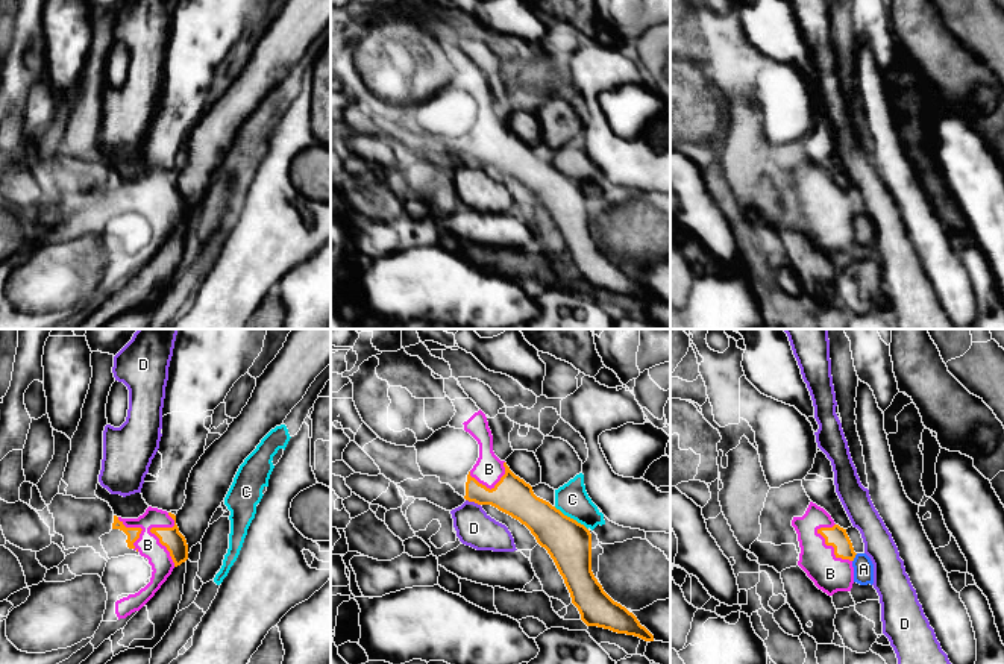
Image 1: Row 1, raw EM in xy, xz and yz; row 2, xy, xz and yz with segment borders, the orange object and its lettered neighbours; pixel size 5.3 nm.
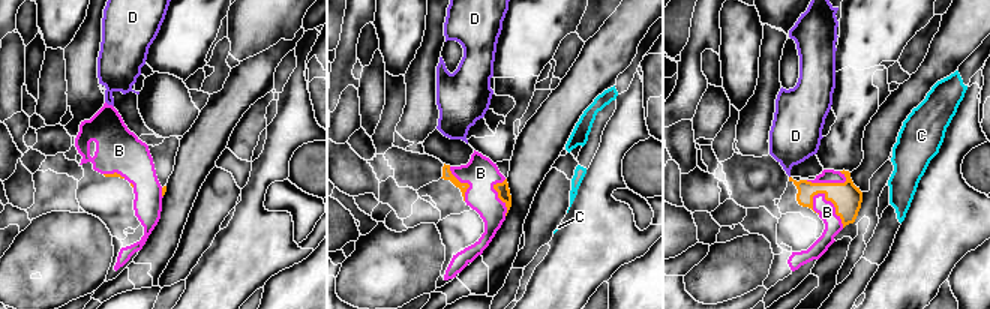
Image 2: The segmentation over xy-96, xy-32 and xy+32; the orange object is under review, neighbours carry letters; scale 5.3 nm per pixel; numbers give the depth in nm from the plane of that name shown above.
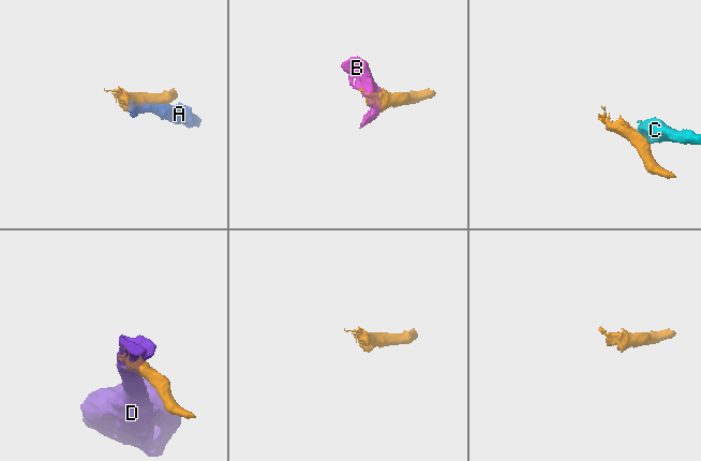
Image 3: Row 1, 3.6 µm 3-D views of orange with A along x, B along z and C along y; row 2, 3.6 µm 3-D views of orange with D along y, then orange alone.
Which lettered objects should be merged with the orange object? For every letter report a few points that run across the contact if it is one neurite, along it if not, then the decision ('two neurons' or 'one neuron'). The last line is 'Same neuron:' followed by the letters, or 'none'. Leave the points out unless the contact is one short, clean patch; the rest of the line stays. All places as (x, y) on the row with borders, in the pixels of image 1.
A: two neurons
B: one neuron
C: line xz (554, 507), (587, 529); two neurons
D: line xz (466, 499), (480, 505); two neurons
Same neuron: B

